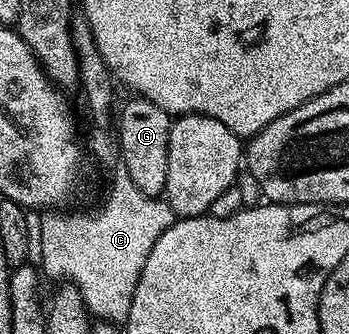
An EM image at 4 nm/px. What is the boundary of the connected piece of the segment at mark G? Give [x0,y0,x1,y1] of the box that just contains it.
[117,96,173,198]

